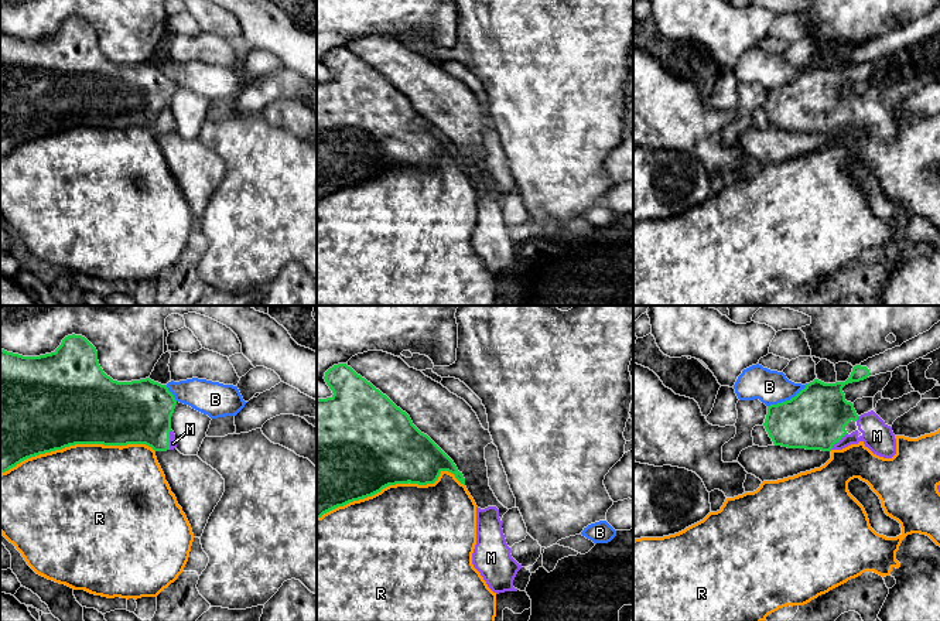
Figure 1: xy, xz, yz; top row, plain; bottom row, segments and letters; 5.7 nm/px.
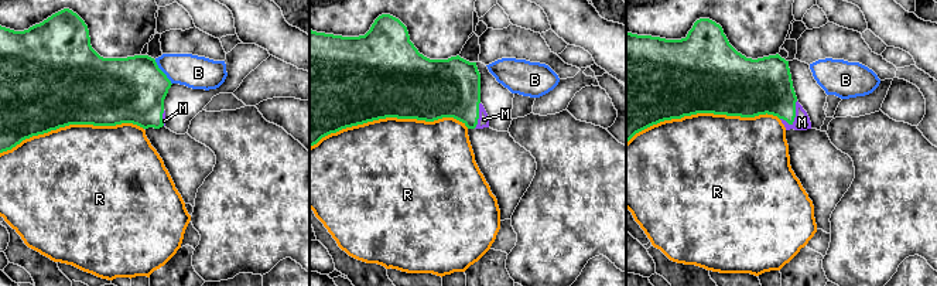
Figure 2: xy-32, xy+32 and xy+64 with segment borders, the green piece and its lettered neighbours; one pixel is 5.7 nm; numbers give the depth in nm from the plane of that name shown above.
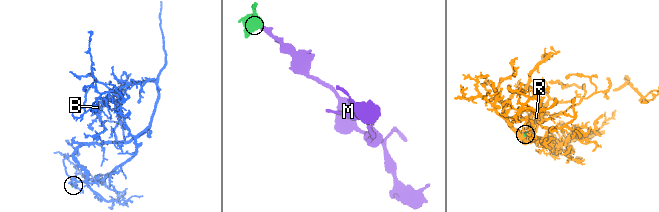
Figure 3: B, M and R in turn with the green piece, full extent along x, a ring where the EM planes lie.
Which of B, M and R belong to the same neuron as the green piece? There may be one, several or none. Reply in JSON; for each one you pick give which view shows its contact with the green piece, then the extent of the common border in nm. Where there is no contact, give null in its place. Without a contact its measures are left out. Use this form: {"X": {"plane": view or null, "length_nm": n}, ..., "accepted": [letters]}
{"M": {"plane": "yz", "length_nm": 140}, "accepted": ["M"]}

